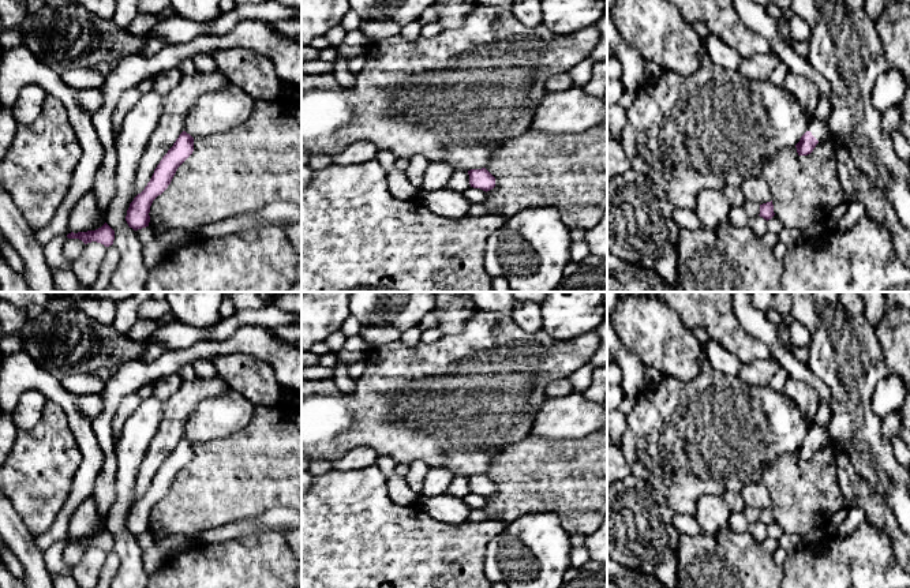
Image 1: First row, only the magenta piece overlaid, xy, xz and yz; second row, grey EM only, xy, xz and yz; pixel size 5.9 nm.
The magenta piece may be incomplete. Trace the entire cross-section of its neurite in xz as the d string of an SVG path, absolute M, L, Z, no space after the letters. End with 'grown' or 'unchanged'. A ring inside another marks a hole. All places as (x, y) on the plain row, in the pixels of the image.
M486 473L471 475L468 480L469 490L473 494L480 494L487 498L495 493L495 483Z | unchanged

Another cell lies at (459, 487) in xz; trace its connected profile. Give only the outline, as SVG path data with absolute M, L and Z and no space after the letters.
M454 476L446 493L456 498L464 498L471 494L468 476Z

